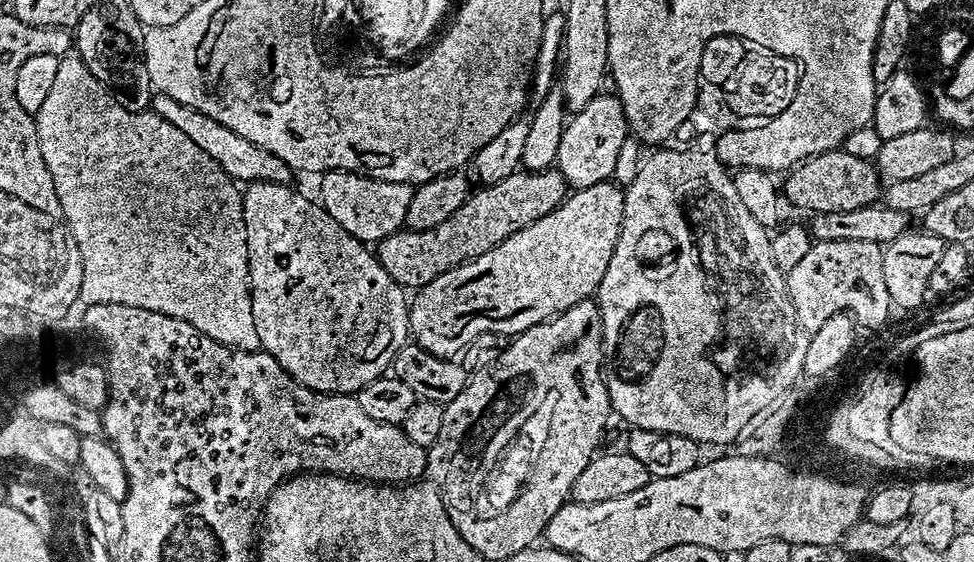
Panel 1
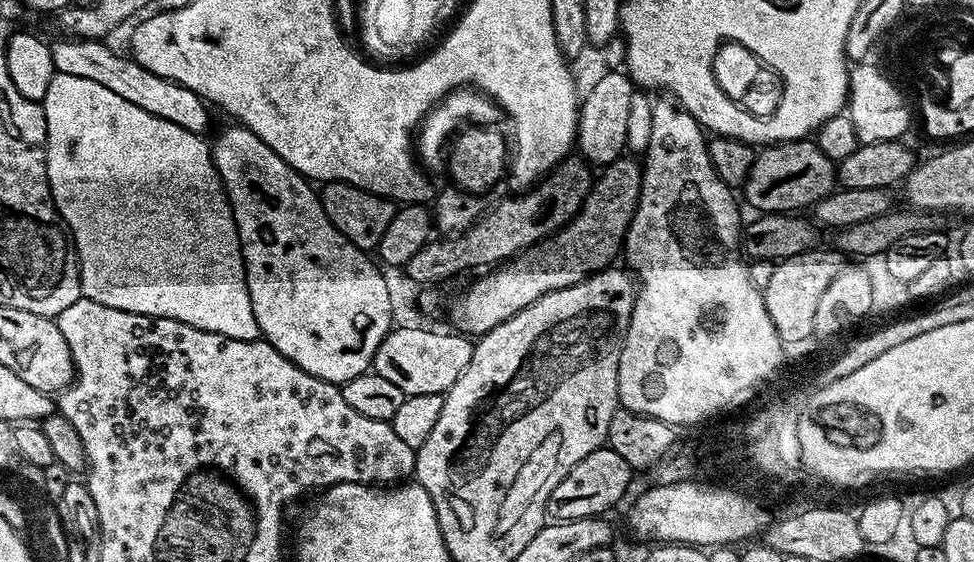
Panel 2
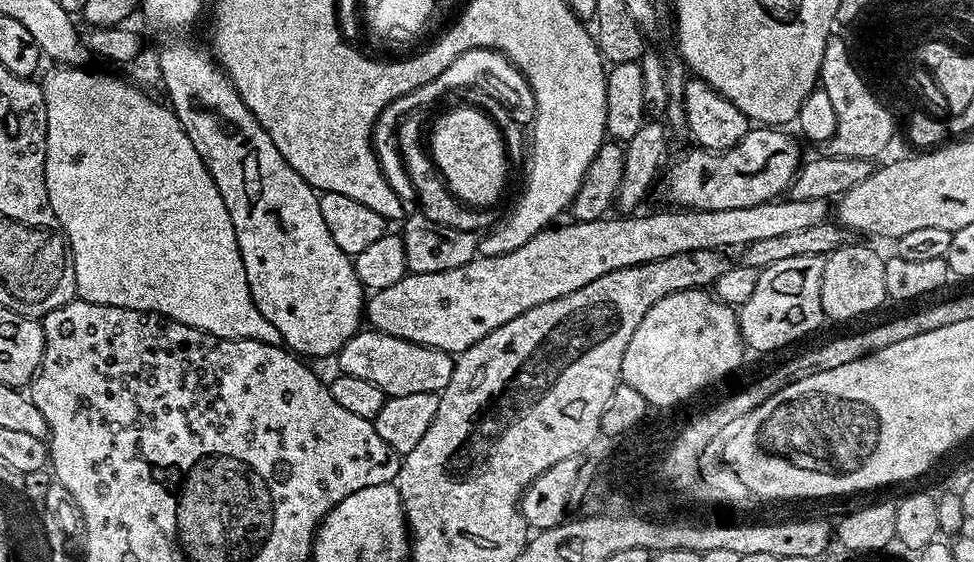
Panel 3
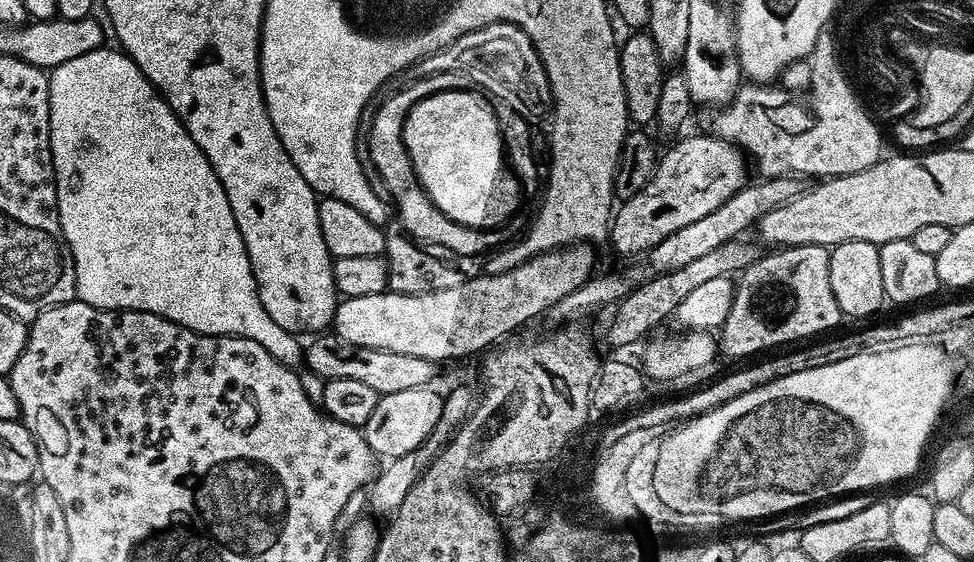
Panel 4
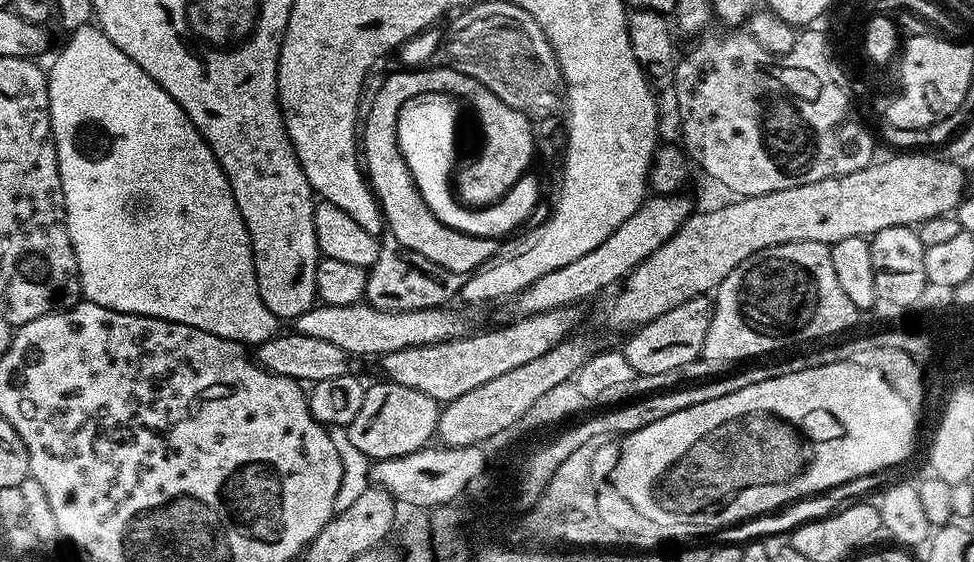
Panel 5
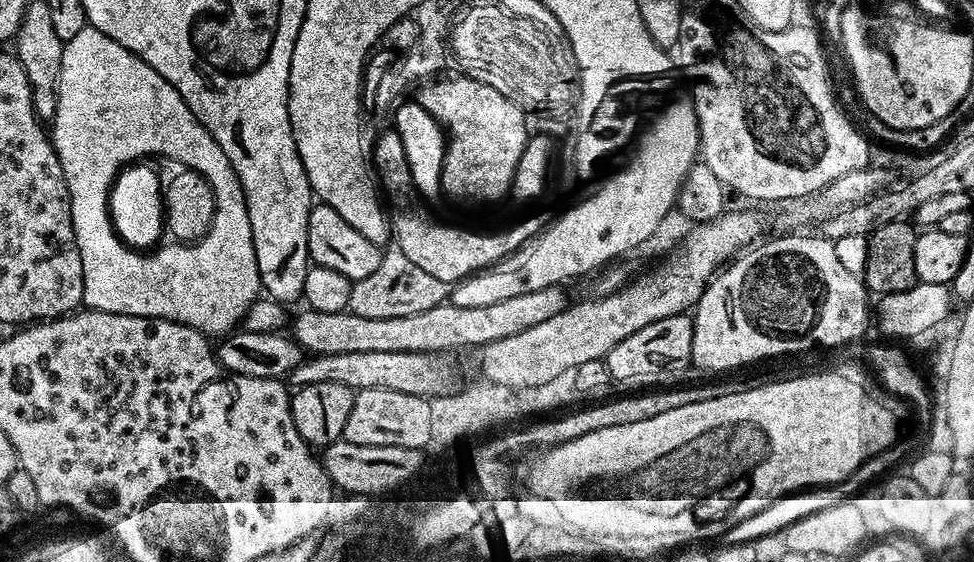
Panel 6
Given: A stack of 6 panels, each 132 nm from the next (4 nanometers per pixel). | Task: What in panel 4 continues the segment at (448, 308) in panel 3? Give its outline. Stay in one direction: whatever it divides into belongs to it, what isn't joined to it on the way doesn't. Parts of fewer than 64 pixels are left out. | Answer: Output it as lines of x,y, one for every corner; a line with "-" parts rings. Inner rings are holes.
588,242
555,248
552,252
531,256
526,262
514,266
514,270
506,270
493,276
481,274
462,282
462,286
450,286
447,290
434,290
426,294
386,291
382,294
366,294
362,298
344,298
337,303
330,328
335,336
354,346
391,350
393,354
410,354
413,358
426,358
437,362
460,360
463,356
472,356
480,351
483,353
497,342
511,337
515,328
530,323
535,316
543,317
549,308
566,298
566,294
574,294
578,286
591,280
594,275
592,248
593,245

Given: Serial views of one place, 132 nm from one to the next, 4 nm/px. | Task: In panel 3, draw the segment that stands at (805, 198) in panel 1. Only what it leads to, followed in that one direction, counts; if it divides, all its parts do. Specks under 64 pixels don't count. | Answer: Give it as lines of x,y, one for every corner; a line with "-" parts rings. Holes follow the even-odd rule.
776,126
753,127
730,150
707,152
693,147
667,169
668,196
684,210
734,210
783,197
801,168
801,141

